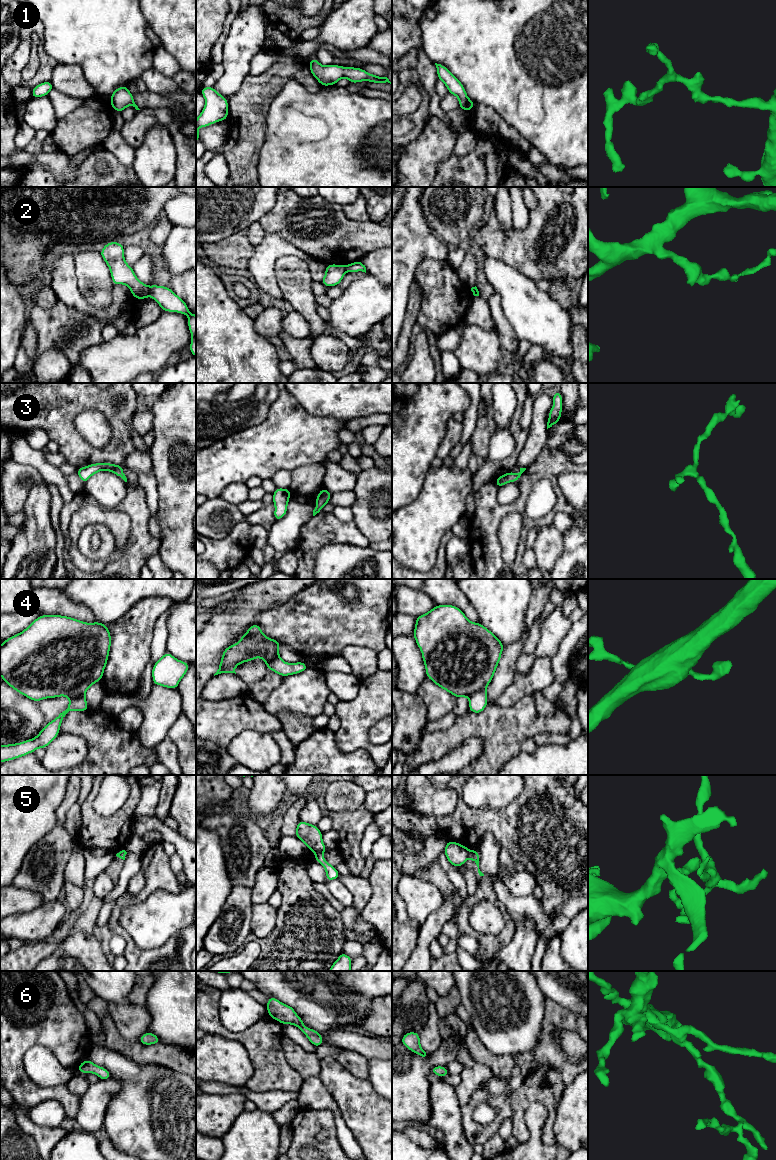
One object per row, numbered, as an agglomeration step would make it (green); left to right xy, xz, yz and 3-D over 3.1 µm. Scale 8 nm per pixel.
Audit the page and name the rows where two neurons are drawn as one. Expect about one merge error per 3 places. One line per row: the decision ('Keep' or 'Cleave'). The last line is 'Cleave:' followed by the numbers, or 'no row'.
1: Keep
2: Cleave
3: Keep
4: Cleave
5: Cleave
6: Keep
Cleave: 2, 4, 5

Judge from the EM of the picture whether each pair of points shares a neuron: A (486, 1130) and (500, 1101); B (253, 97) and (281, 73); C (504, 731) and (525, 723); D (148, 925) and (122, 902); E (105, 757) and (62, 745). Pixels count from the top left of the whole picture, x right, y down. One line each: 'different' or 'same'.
A: same
B: same
C: same
D: different
E: different

